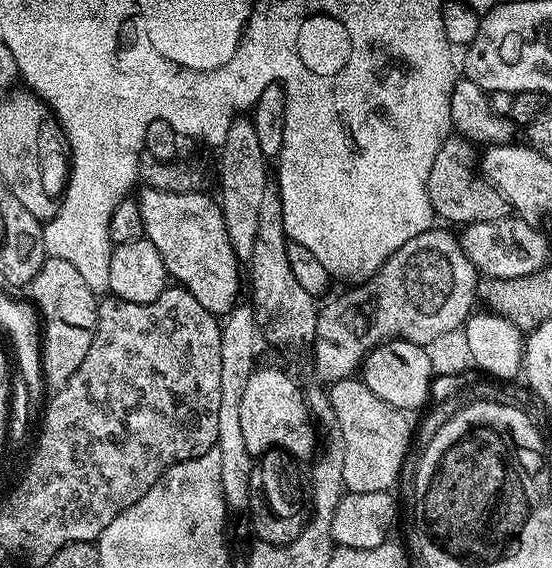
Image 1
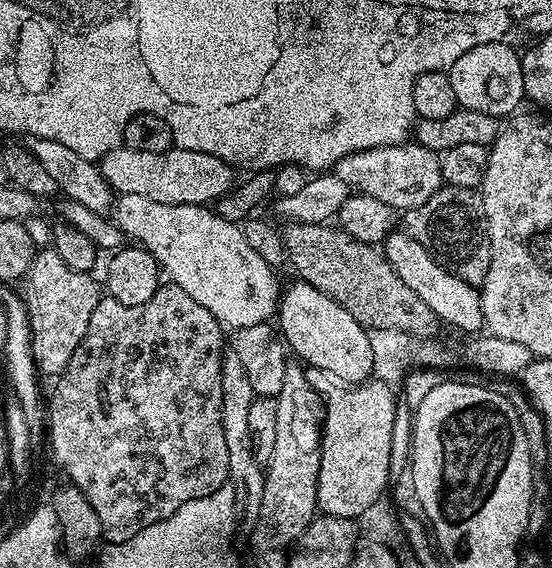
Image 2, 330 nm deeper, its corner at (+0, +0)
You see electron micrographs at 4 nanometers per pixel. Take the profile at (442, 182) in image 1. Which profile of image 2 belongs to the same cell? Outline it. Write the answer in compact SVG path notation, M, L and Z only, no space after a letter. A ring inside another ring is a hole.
M439 188L422 206L409 208L403 213L409 236L427 250L429 256L439 260L445 268L462 278L462 282L483 285L490 270L492 247L488 241L488 224L484 221L484 209L480 197L471 188Z

